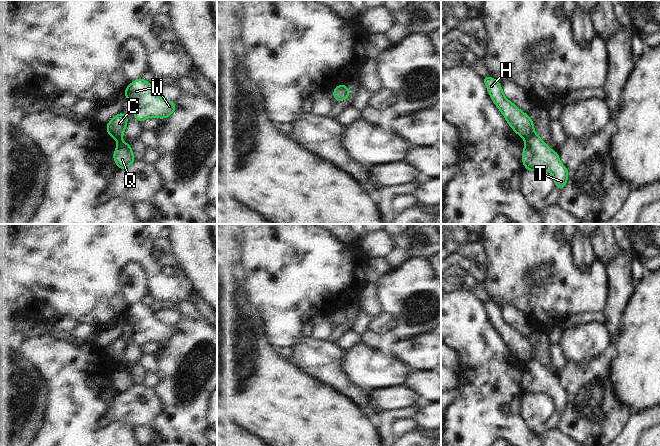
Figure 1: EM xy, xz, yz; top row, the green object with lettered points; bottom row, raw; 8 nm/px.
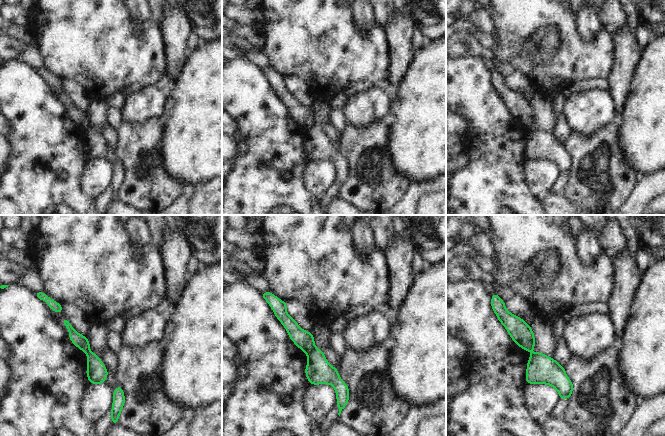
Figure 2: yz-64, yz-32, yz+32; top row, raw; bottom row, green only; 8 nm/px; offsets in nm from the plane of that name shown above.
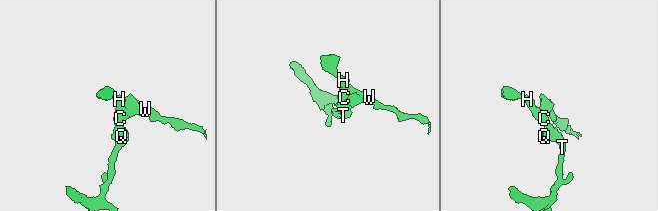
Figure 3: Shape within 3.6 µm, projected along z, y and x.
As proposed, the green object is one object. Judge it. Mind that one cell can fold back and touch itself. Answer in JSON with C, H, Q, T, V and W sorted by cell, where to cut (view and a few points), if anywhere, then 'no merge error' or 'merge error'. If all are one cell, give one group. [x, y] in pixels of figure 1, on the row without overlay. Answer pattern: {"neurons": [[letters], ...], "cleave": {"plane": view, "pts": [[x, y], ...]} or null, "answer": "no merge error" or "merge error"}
{"neurons": [["C", "H", "V", "W"], ["Q", "T"]], "cleave": {"plane": "yz", "pts": [[534, 356], [525, 363]]}, "answer": "merge error"}

